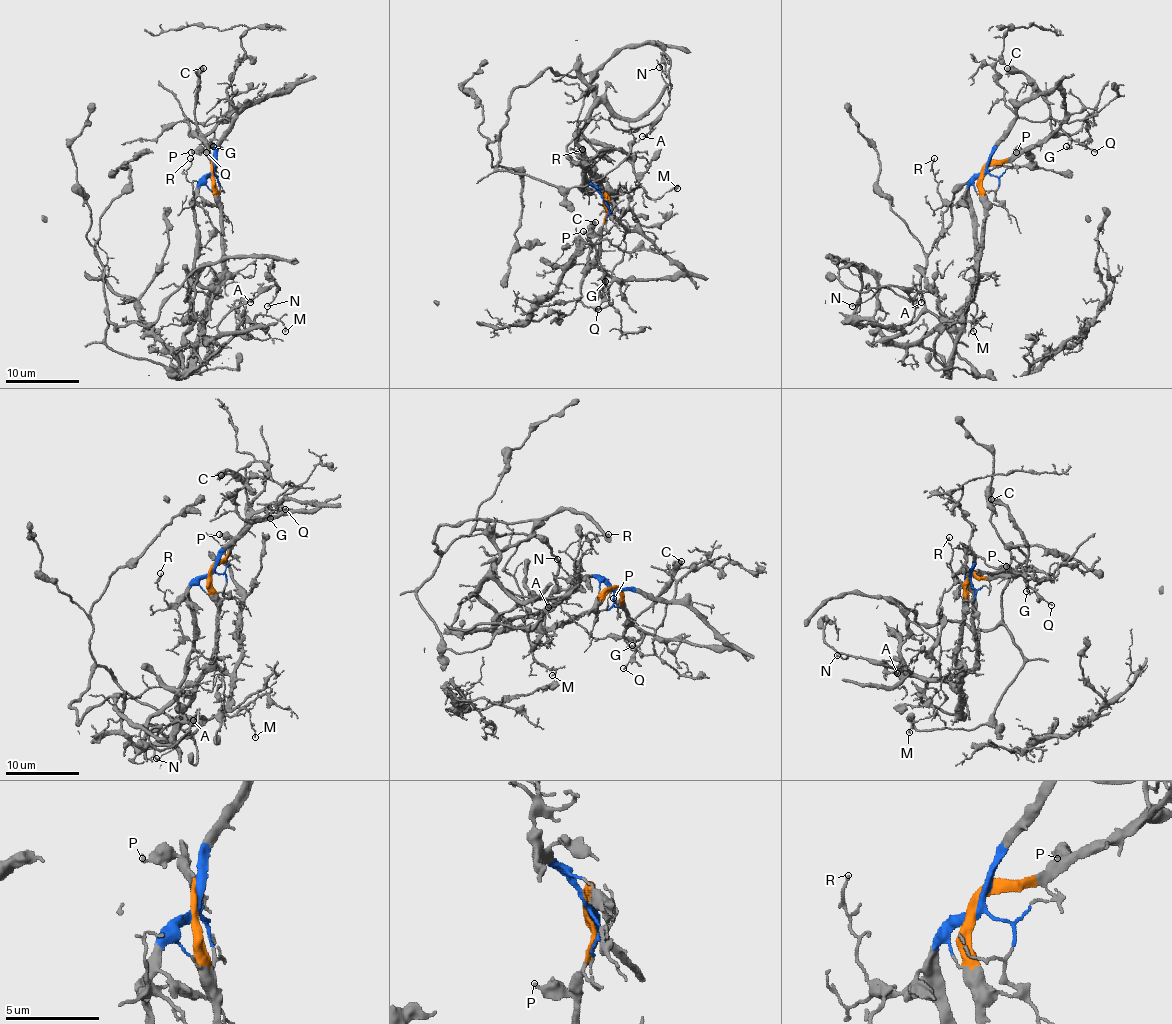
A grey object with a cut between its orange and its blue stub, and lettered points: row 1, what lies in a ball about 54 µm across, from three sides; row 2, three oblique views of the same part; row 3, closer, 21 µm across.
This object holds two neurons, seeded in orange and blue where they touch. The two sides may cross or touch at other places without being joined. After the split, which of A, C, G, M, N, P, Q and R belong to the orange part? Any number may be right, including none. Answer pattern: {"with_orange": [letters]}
{"with_orange": ["C", "G", "M", "P", "Q"]}

